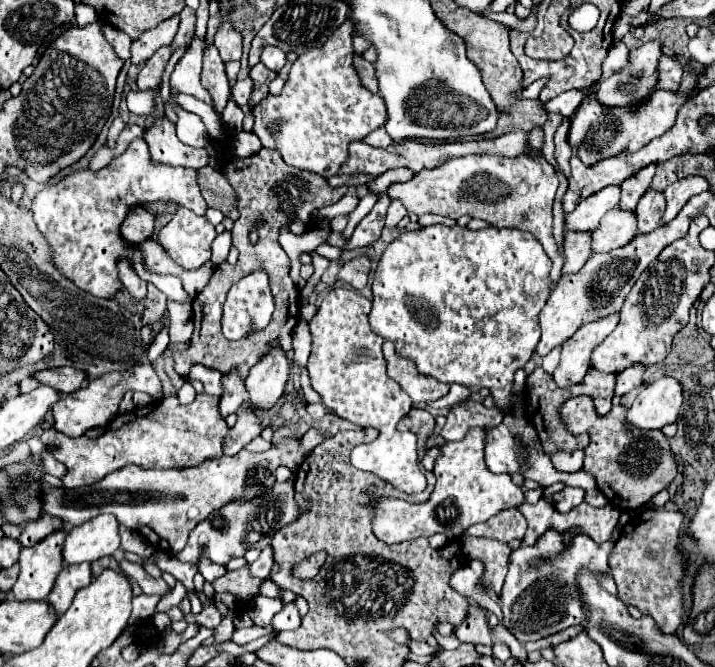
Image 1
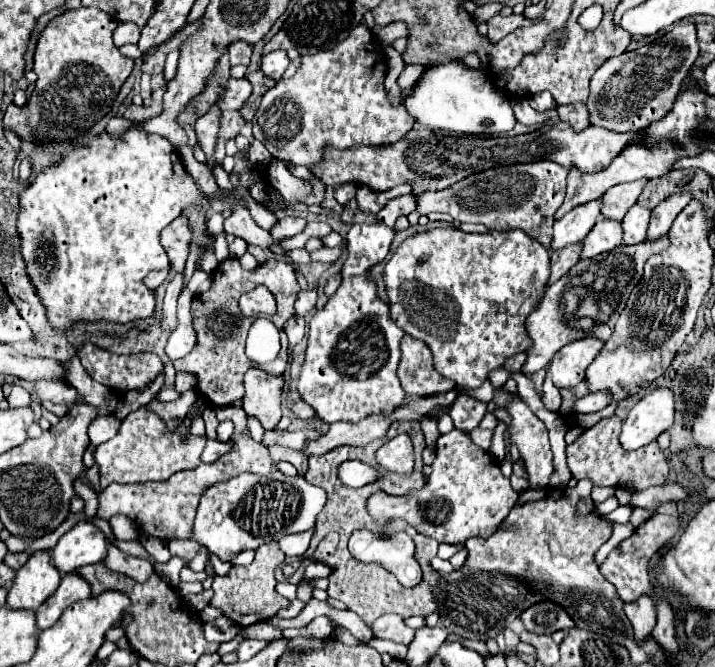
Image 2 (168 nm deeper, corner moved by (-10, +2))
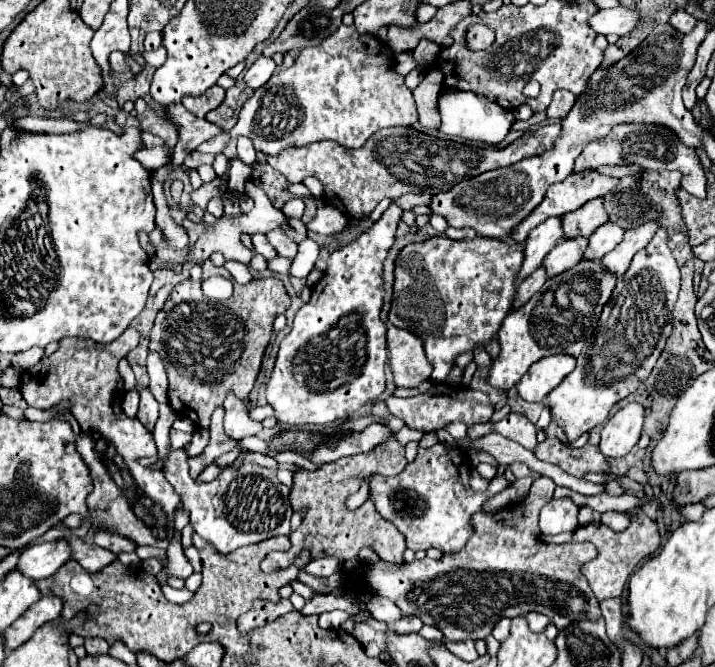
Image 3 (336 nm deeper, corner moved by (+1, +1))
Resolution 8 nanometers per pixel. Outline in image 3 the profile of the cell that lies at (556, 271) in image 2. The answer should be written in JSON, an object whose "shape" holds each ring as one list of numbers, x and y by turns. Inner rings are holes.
{"shape":[[544,267,536,269,530,277,526,277,520,285,518,285,518,291,516,291,516,299,512,301,512,309,516,307,522,307,524,303,528,303,528,299,540,291,540,287,546,283,546,273,544,273]]}

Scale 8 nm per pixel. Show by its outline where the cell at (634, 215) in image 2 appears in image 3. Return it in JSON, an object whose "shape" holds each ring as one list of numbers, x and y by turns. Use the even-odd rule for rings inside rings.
{"shape":[[604,223,588,237,588,247,584,251,584,261,600,261,622,241,624,229,616,223]]}

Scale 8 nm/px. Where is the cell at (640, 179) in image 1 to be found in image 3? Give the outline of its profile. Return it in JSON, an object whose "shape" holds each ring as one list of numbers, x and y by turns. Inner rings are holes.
{"shape":[[592,199,588,203,584,203,580,209,566,213,562,217,562,231,564,231,566,239,578,237,578,231,582,237,588,237,592,231,596,231,606,221,608,221,608,217,602,207,602,199]]}

